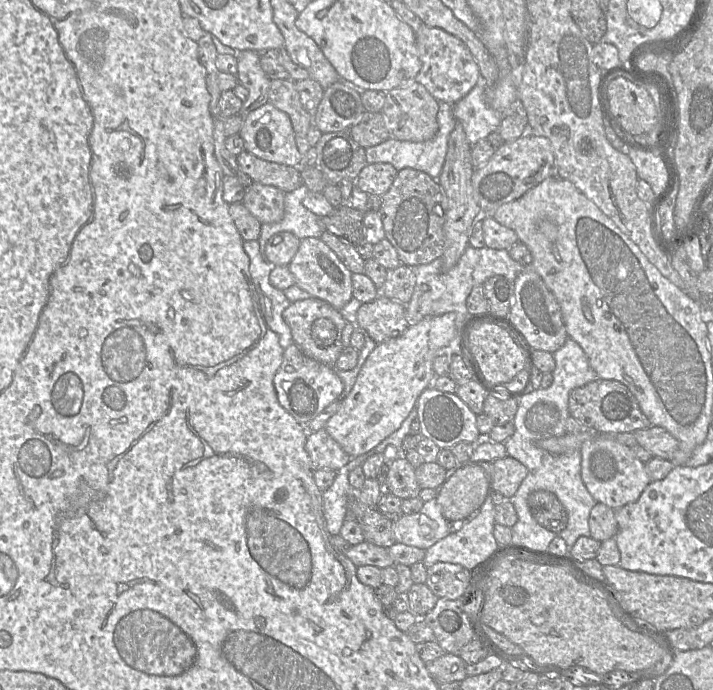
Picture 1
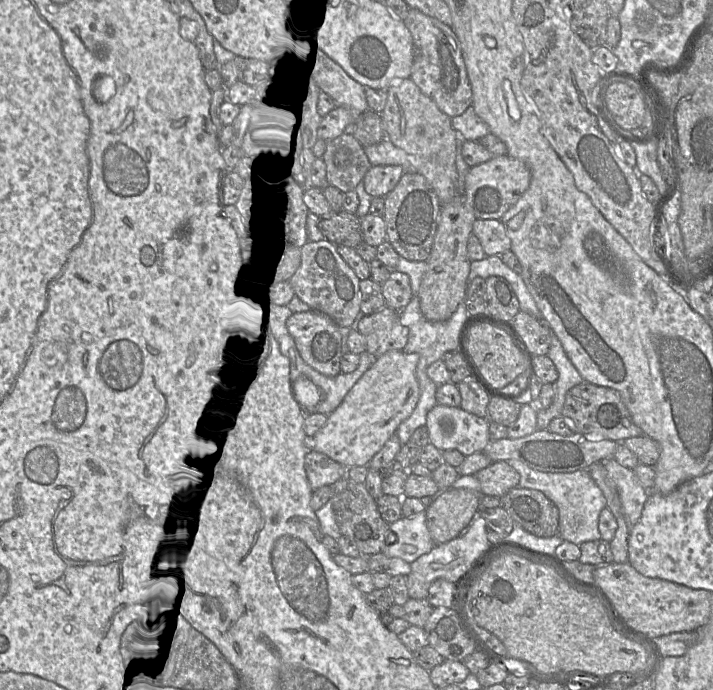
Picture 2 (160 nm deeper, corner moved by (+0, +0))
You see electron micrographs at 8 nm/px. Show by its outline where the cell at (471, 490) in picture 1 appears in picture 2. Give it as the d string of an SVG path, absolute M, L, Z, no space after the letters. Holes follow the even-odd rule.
M464 488L440 489L426 508L426 525L435 545L458 537L470 525L481 496Z

